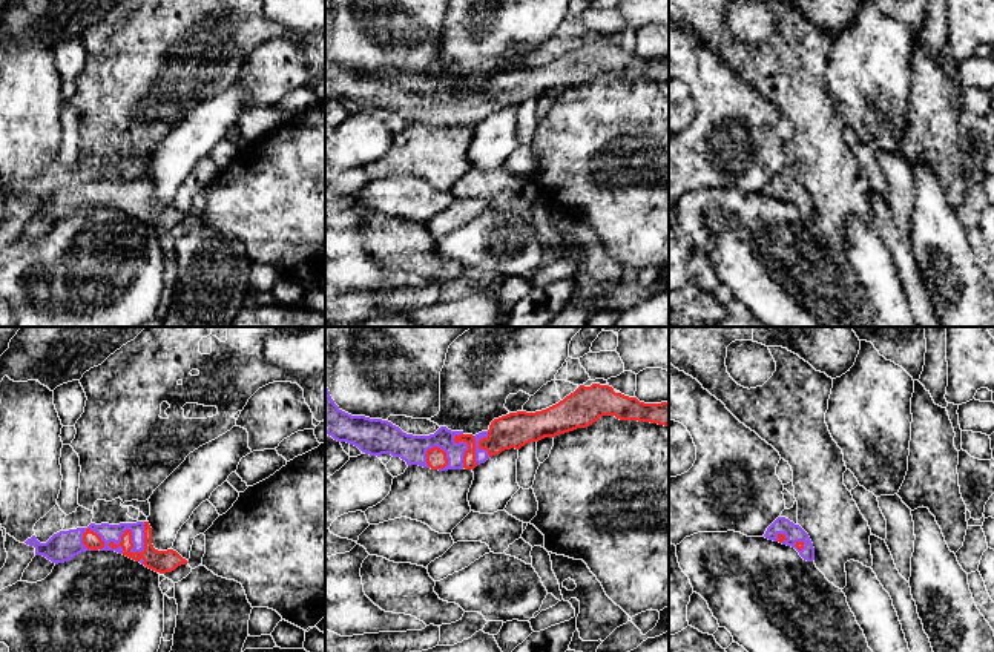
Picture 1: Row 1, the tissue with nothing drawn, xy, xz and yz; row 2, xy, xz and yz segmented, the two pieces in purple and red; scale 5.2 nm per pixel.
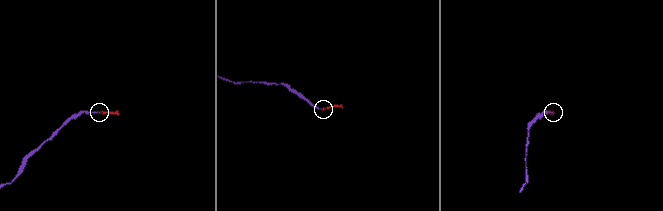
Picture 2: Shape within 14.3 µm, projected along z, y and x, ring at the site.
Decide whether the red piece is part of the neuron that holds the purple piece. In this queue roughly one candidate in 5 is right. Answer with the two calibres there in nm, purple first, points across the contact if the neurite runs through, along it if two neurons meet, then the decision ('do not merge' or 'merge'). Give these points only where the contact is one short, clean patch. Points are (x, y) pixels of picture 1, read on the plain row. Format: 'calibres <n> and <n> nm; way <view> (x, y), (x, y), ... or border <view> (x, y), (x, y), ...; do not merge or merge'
calibres 100 and 120 nm; merge

